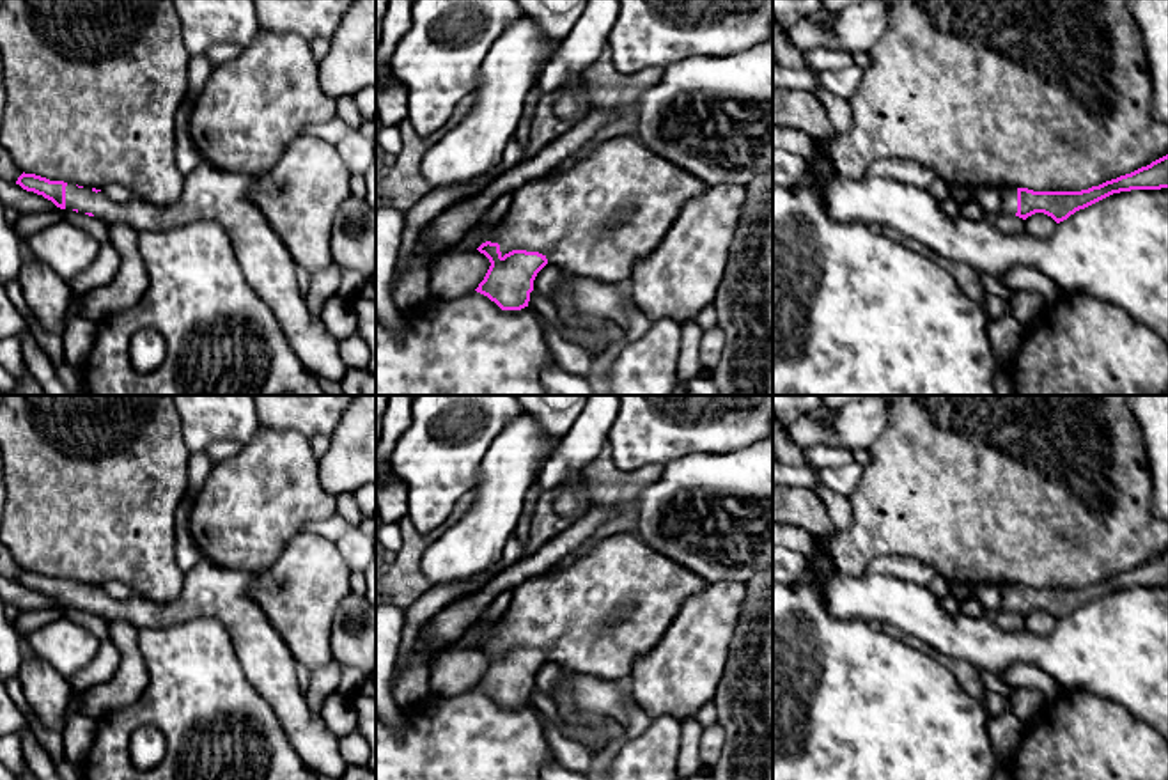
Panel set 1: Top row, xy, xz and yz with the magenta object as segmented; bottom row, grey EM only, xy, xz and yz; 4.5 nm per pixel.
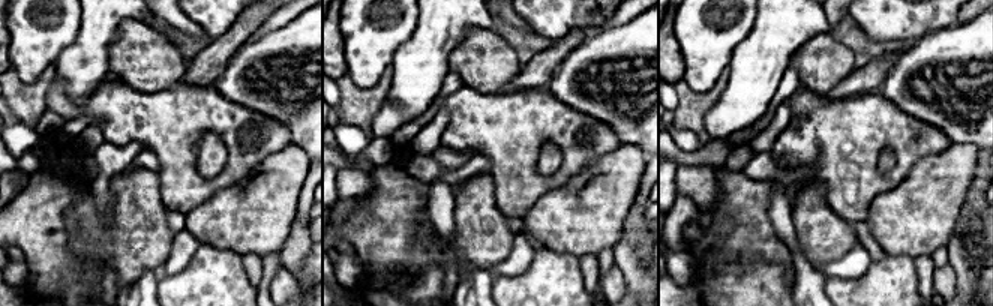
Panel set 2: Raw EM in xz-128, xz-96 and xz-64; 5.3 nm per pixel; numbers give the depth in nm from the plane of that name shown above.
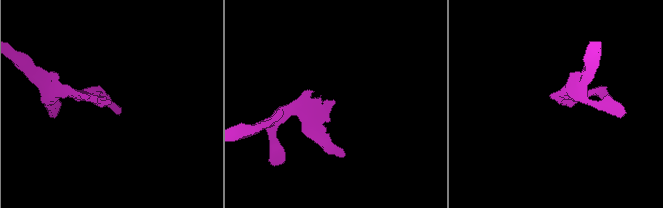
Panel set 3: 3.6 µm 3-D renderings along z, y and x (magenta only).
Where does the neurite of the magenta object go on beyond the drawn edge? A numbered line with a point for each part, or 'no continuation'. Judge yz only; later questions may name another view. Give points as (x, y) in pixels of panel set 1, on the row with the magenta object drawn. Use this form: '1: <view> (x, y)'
1: yz (1009, 195)

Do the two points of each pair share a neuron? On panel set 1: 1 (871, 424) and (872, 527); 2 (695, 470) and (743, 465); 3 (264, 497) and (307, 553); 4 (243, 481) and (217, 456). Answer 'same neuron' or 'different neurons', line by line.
1: different neurons
2: same neuron
3: different neurons
4: different neurons

